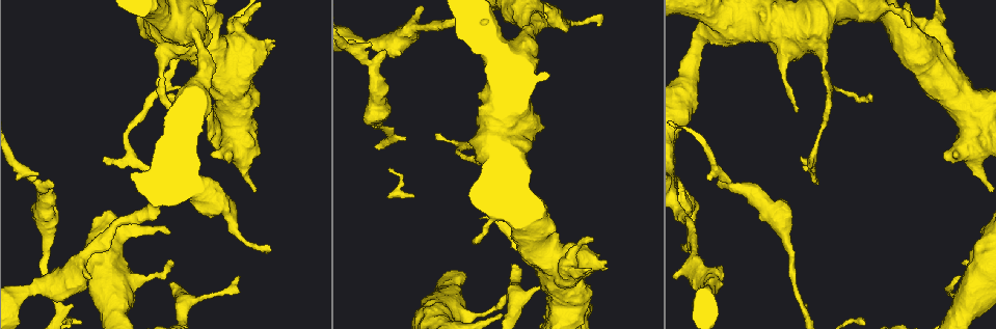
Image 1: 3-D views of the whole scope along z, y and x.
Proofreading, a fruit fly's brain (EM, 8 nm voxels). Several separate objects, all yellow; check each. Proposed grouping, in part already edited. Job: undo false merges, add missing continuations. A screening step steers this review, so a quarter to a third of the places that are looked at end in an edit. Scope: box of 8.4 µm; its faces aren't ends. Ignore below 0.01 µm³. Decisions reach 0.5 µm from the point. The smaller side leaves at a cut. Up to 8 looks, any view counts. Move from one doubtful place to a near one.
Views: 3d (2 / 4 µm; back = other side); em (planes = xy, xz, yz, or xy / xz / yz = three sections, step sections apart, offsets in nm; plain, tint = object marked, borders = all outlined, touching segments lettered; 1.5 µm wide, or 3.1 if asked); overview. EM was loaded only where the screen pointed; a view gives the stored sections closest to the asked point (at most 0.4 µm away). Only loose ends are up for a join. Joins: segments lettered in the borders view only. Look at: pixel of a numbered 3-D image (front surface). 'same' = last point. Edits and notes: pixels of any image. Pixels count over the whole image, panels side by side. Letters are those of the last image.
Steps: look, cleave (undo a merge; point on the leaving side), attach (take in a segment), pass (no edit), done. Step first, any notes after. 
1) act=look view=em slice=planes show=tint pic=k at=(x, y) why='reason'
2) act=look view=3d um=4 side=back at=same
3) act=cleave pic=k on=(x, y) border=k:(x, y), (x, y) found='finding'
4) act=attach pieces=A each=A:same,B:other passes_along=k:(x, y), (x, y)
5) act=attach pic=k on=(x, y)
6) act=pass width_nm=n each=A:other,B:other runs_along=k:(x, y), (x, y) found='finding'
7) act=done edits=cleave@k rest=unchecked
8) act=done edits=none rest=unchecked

act=look view=3d um=4 pic=1 at=(240, 276) why='tapers out'

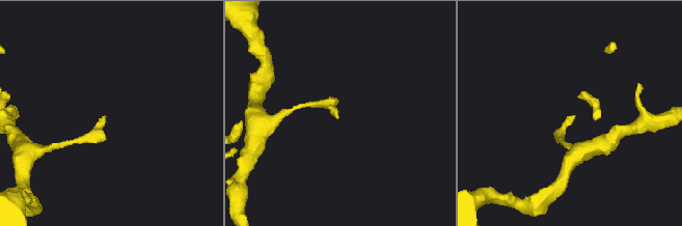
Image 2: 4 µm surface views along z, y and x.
act=look view=em slice=planes show=borders pic=2 at=(337, 118)

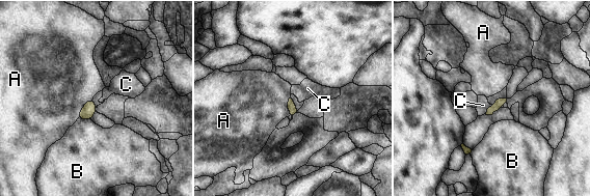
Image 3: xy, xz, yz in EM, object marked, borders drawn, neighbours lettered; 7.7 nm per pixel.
act=pass each=A:other,B:other,C:other border=3:(92, 98), (85, 103), (76, 118) found='no lettered segment goes on from it'

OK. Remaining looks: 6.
act=look view=em slice=xz step=8 show=borders pic=1 at=(798, 112) why='free end'

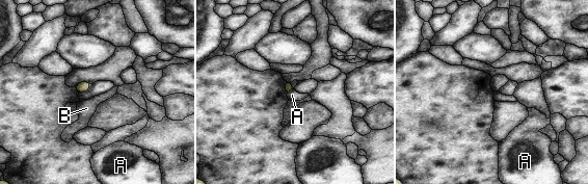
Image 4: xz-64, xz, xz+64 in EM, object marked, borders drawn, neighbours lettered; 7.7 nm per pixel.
act=look view=em slice=planes show=borders at=same why='another direction'

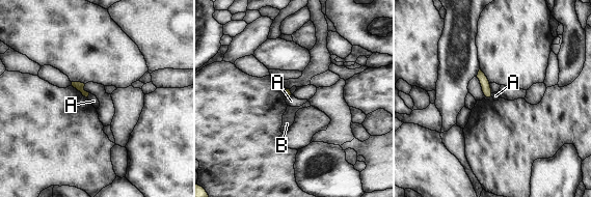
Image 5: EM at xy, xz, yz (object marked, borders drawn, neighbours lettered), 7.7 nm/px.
act=pass each=A:other,B:other border=5:(89, 93), (87, 97) found='none of them fits'

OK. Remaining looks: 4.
act=look view=3d um=2 pic=1 at=(909, 25) why='an open end'

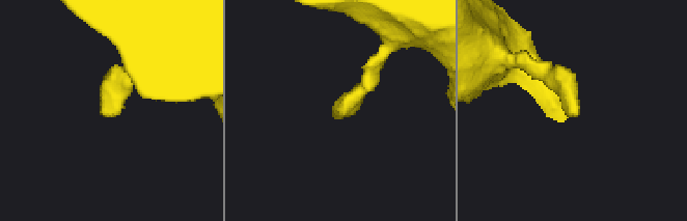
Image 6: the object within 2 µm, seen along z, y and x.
act=look view=em slice=planes show=borders pic=6 at=(101, 112) why='now the EM'

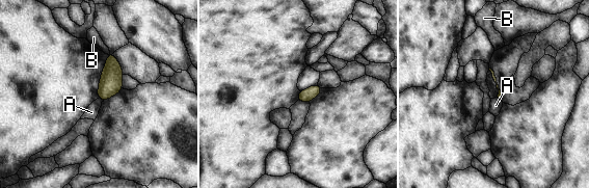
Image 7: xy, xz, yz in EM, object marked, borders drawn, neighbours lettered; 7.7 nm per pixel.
act=pass each=A:other,B:other border=7:(98, 98), (103, 101) found='no lettered segment goes on from it'

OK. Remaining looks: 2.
act=done edits=none rest=unchecked

